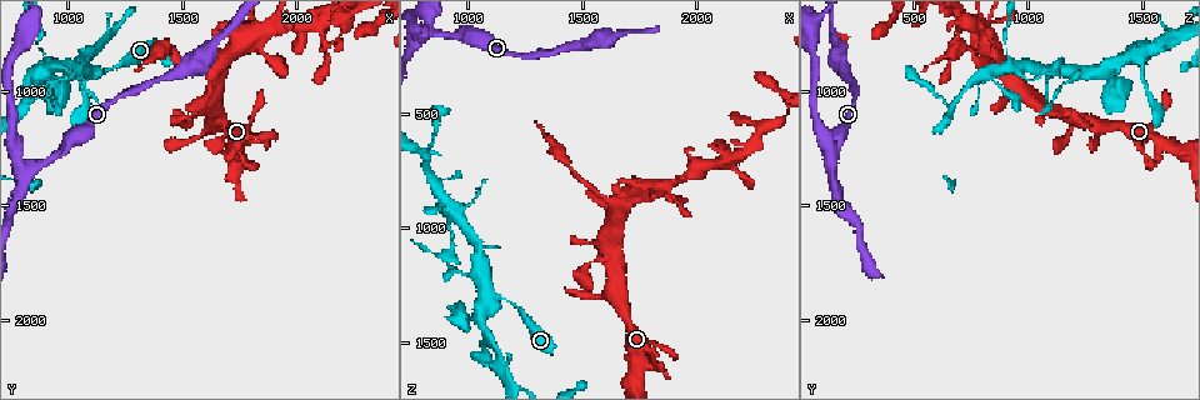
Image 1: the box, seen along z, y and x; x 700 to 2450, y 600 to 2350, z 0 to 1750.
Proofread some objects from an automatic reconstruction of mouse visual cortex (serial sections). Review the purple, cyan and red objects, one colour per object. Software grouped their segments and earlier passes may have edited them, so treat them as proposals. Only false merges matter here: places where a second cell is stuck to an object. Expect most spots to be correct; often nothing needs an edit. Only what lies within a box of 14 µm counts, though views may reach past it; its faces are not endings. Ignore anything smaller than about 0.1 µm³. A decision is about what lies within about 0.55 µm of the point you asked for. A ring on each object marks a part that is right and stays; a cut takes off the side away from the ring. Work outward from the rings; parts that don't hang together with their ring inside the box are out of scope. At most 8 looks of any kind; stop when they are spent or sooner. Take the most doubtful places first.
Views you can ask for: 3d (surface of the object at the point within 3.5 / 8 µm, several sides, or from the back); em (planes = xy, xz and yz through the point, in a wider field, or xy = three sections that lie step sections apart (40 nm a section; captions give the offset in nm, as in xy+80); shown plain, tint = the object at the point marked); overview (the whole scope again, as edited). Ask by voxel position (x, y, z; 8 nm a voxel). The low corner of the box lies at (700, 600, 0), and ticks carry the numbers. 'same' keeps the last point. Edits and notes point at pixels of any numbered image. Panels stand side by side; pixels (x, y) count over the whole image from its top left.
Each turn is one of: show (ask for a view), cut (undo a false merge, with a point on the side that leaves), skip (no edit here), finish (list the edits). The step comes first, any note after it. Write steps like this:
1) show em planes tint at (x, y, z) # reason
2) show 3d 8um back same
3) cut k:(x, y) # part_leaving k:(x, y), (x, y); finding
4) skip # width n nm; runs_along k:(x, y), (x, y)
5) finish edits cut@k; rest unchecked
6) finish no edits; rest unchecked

show em xy step 1 tint at (940, 890, 950) # four or more arms meet

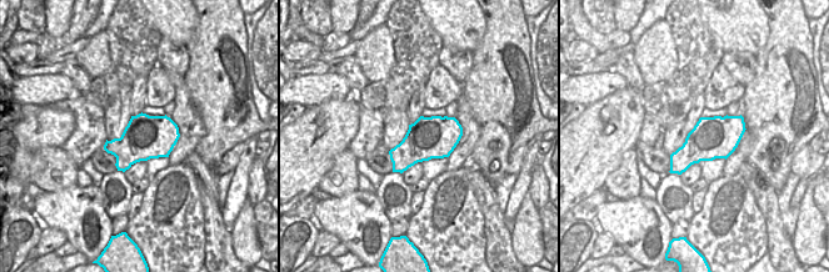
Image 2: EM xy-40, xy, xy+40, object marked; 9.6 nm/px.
show 3d 3.5um same

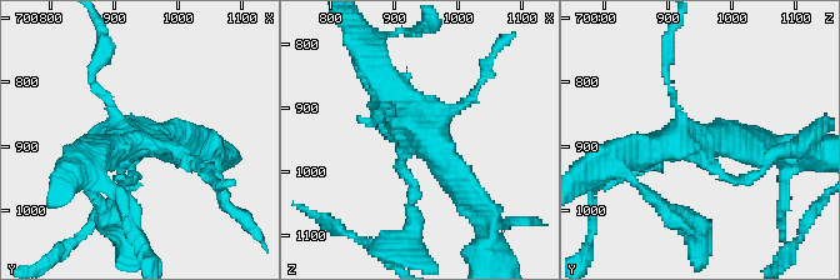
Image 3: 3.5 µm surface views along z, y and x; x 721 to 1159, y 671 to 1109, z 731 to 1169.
skip # width 400 nm; runs_along 3:(468, 199), (379, 70); continuous, no second cell

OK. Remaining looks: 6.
show 3d 8um at (860, 1330, 160) # three-way junction

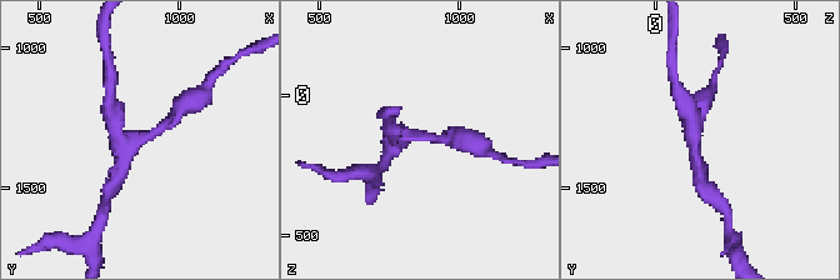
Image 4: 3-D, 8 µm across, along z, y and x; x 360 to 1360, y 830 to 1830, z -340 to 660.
show 3d 3.5um back at (850, 1340, 140)

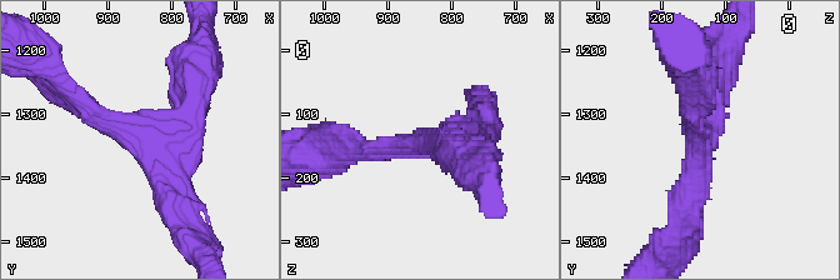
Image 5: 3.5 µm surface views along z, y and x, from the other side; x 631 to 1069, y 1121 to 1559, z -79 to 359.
show em xy step 5 tint at (850, 1335, 145) # arms 3; arm_widths 200, 350, 400 nm; need the tissue

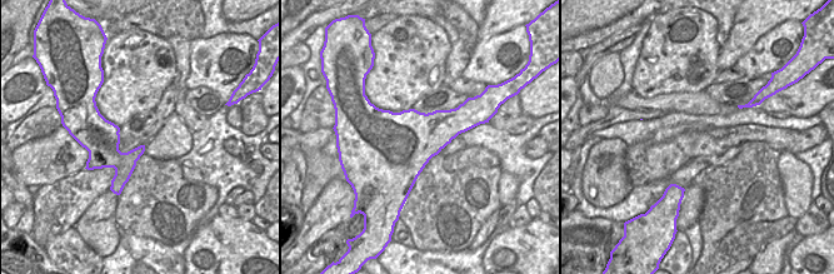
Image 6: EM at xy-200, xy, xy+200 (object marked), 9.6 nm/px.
skip # width 650 nm; runs_along 5:(349, 150), (471, 141), (475, 135); continuous, no second cell

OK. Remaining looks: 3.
show 3d 3.5um at (1640, 890, 890) # narrows sharply

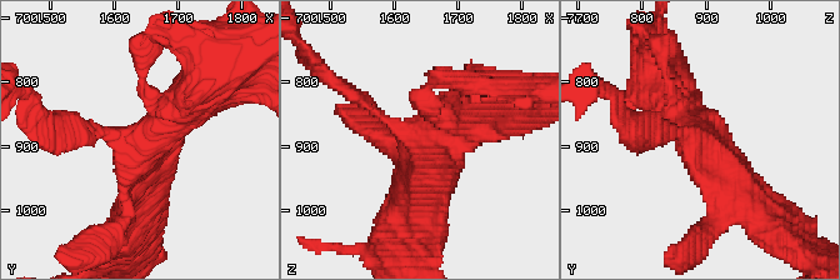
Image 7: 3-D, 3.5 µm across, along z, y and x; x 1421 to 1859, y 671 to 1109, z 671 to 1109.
show em xy step 1 tint at (1650, 900, 890) # shape alone is not enough

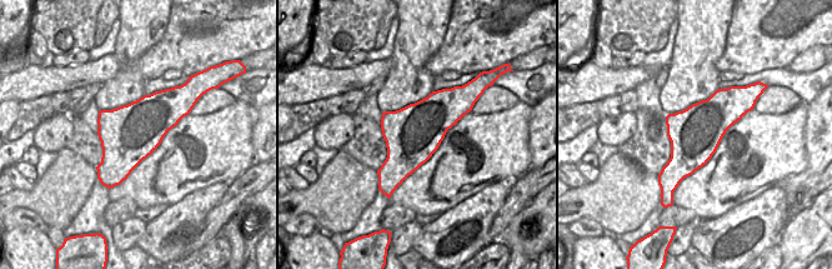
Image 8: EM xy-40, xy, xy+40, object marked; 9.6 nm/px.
skip # arm_widths 150, 300, 500 nm; runs_along 7:(759, 205), (656, 86); continuous, no second cell

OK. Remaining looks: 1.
finish no edits; rest unchecked

